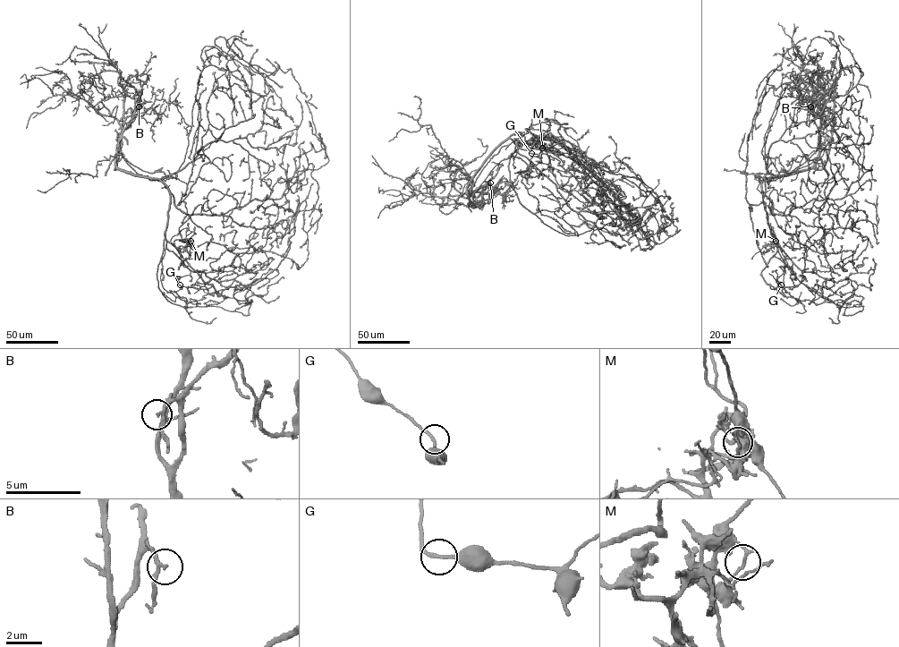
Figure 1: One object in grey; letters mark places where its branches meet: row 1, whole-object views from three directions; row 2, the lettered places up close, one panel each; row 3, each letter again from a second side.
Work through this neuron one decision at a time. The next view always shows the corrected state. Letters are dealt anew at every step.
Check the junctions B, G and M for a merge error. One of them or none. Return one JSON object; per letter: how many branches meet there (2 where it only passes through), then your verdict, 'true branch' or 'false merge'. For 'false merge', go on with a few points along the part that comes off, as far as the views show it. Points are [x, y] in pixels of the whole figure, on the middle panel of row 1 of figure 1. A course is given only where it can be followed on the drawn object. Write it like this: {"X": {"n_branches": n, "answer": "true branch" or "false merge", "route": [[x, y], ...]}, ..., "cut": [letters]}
{"B": {"n_branches": 2, "answer": "true branch"}, "G": {"n_branches": 2, "answer": "true branch"}, "M": {"n_branches": 2, "answer": "false merge", "route": [[542, 148], [538, 146], [540, 138], [549, 126], [545, 123]]}, "cut": ["M"]}

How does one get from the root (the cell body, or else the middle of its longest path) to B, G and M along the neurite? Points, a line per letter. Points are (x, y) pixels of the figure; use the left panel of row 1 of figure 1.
B: (159, 180), (136, 176), (120, 169), (115, 165), (122, 131), (139, 106)
G: (159, 180), (169, 194), (165, 239), (211, 286), (198, 289), (180, 285)
M: (159, 180), (169, 194), (166, 247), (182, 261), (179, 268), (189, 257), (190, 241)

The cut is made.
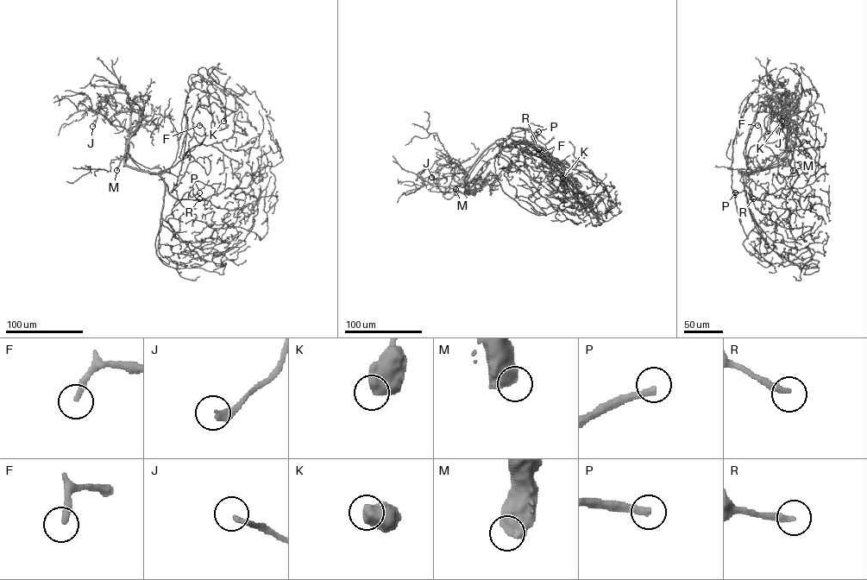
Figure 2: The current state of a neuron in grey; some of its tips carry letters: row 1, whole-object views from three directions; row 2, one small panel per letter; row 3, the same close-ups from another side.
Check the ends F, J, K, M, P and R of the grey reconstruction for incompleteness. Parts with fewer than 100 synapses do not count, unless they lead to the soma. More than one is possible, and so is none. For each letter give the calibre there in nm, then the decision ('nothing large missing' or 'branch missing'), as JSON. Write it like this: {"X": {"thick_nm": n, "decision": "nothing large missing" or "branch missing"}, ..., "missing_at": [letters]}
{"F": {"thick_nm": 260, "decision": "branch missing"}, "J": {"thick_nm": 260, "decision": "nothing large missing"}, "K": {"thick_nm": 700, "decision": "nothing large missing"}, "M": {"thick_nm": 650, "decision": "branch missing"}, "P": {"thick_nm": 320, "decision": "branch missing"}, "R": {"thick_nm": 280, "decision": "nothing large missing"}, "missing_at": ["F", "M", "P"]}

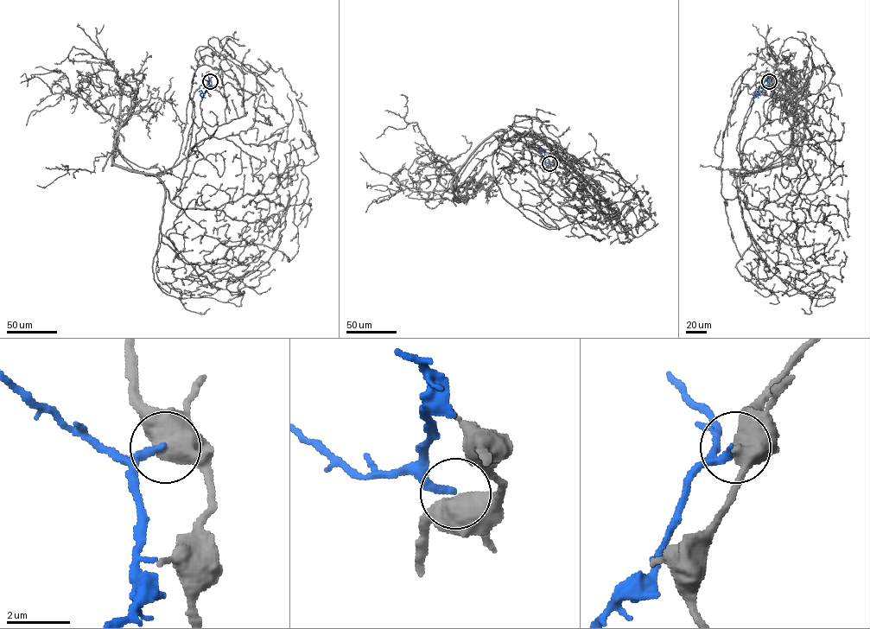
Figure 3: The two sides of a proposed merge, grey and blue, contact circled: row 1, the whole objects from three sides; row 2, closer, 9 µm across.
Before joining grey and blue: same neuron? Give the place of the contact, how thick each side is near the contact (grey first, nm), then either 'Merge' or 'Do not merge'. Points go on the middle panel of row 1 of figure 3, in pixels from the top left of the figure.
Place: (549, 163). Thickness 800 nm (grey) against 240 nm. Do not merge

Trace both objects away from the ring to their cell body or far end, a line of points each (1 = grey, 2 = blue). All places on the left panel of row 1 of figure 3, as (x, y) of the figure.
1: (210, 81), (225, 123), (154, 174), (161, 232), (212, 288), (269, 259), (295, 195), (290, 240)
2: (210, 81), (202, 98), (200, 94), (202, 92)

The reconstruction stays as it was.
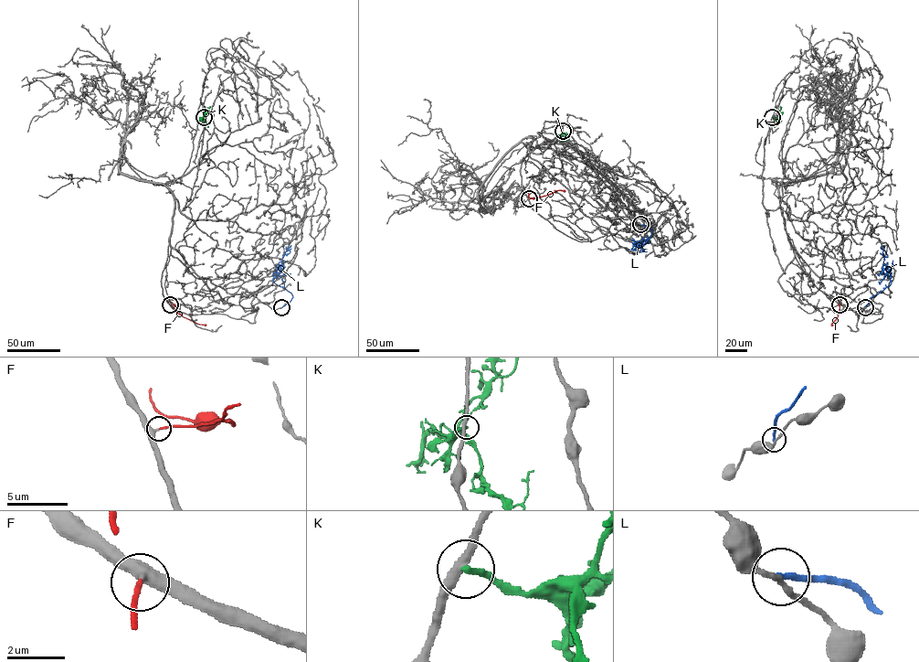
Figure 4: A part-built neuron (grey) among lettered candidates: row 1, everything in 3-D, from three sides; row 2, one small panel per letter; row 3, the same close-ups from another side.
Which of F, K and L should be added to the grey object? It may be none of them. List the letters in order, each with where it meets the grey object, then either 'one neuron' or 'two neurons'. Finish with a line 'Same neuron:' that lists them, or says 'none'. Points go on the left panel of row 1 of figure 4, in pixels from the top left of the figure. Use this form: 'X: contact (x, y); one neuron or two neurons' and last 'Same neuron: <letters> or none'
F: contact (170, 304); one neuron
K: contact (204, 117); two neurons
L: contact (281, 307); two neurons
Same neuron: F

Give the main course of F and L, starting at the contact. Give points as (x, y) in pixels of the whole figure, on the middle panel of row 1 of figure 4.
F: (529, 198), (555, 190), (565, 191)
L: (640, 225), (650, 229), (651, 234), (644, 244), (631, 249), (637, 242), (641, 246), (649, 241), (645, 242)

